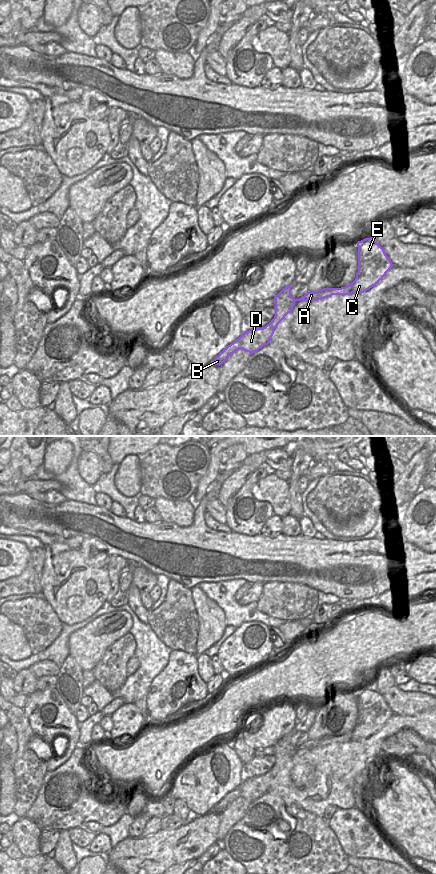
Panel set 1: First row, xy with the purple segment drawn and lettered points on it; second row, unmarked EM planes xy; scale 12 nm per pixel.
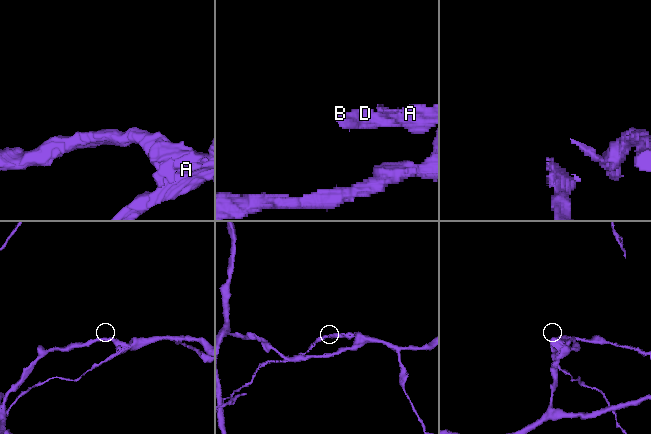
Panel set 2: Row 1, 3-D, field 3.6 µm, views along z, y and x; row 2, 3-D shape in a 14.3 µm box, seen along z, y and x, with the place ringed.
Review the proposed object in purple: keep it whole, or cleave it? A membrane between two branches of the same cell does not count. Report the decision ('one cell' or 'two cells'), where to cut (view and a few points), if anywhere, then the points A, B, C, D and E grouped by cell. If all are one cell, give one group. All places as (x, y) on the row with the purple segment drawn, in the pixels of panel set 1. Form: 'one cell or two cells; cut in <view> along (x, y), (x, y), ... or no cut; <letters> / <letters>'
two cells; cut in xy along (352, 282), (354, 292); A B D / C E

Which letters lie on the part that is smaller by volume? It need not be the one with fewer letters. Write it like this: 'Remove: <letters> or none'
Remove: A, B, D

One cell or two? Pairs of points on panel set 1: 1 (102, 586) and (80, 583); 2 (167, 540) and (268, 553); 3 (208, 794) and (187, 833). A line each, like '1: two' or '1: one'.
1: one
2: one
3: two

